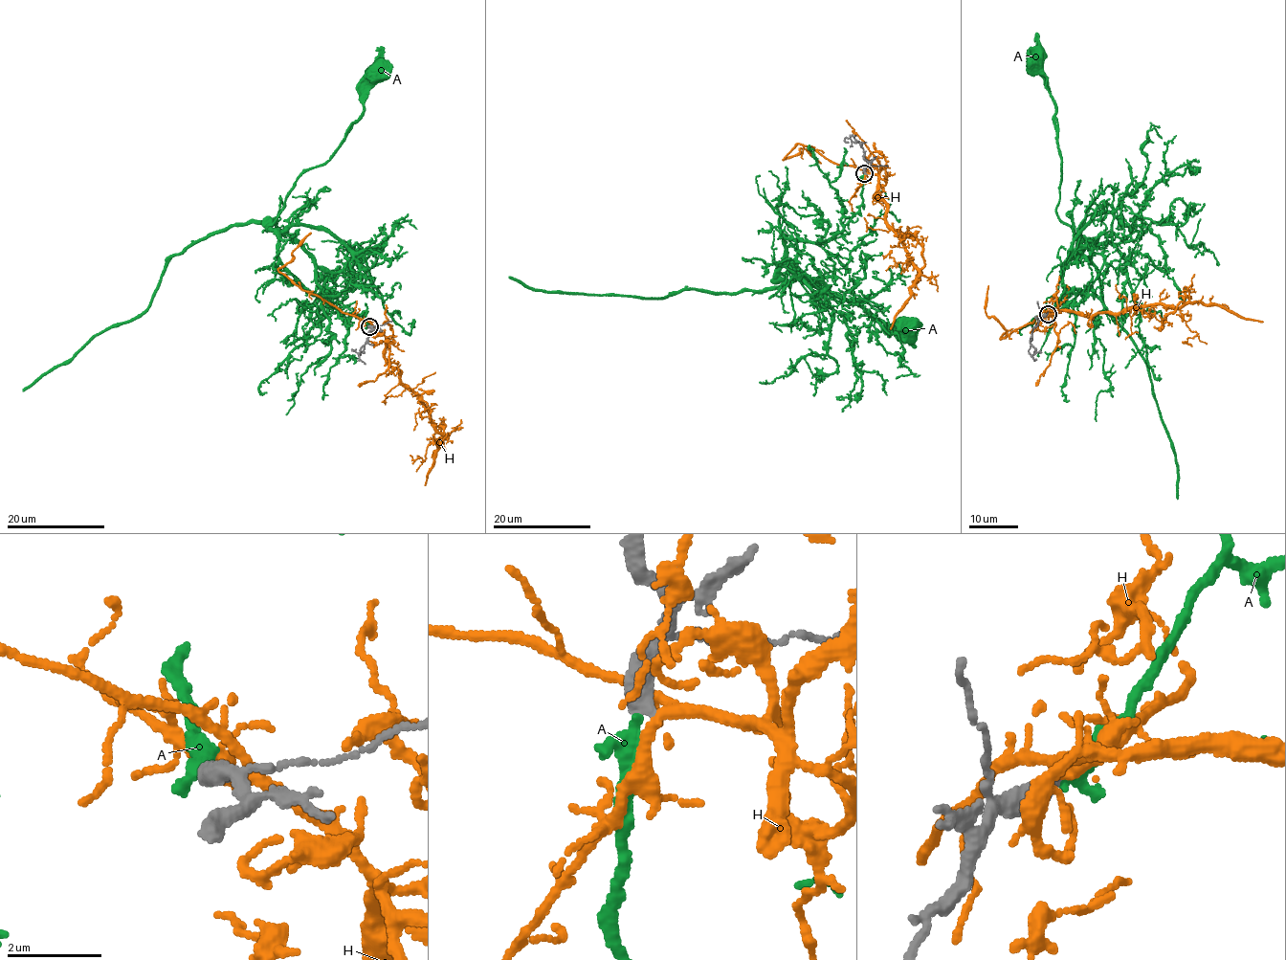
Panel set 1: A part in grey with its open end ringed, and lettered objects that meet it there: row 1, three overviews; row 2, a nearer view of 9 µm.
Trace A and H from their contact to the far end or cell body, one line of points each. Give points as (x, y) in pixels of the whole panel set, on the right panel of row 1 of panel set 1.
A: (1047, 314), (1063, 292), (1094, 290), (1064, 285), (1076, 235), (1058, 216), (1054, 102), (1036, 61)
H: (1047, 312), (1074, 310), (1090, 317), (1097, 313), (1122, 313), (1132, 306), (1204, 302), (1263, 322)

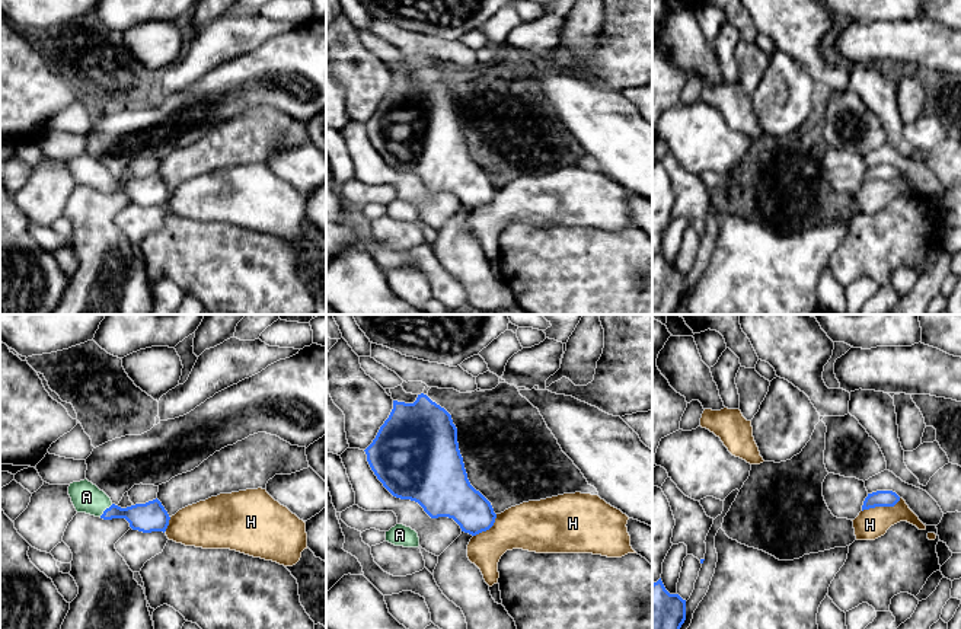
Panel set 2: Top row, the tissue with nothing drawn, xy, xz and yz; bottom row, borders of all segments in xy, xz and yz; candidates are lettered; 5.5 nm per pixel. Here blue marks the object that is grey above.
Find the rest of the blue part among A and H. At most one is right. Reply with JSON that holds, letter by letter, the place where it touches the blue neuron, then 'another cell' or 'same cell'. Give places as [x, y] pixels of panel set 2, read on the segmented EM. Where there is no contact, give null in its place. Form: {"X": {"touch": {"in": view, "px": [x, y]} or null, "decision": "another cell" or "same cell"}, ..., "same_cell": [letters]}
{"A": {"touch": {"in": "xy", "px": [105, 510]}, "decision": "same cell"}, "H": {"touch": {"in": "yz", "px": [881, 505]}, "decision": "another cell"}, "same_cell": ["A"]}

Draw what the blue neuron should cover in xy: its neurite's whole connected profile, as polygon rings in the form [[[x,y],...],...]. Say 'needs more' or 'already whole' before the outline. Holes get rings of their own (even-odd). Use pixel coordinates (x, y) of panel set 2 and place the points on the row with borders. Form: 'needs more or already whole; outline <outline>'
needs more; outline [[[87,479],[70,483],[68,495],[77,513],[86,513],[103,520],[125,518],[133,530],[165,533],[169,526],[170,517],[157,498],[146,504],[121,508]]]

